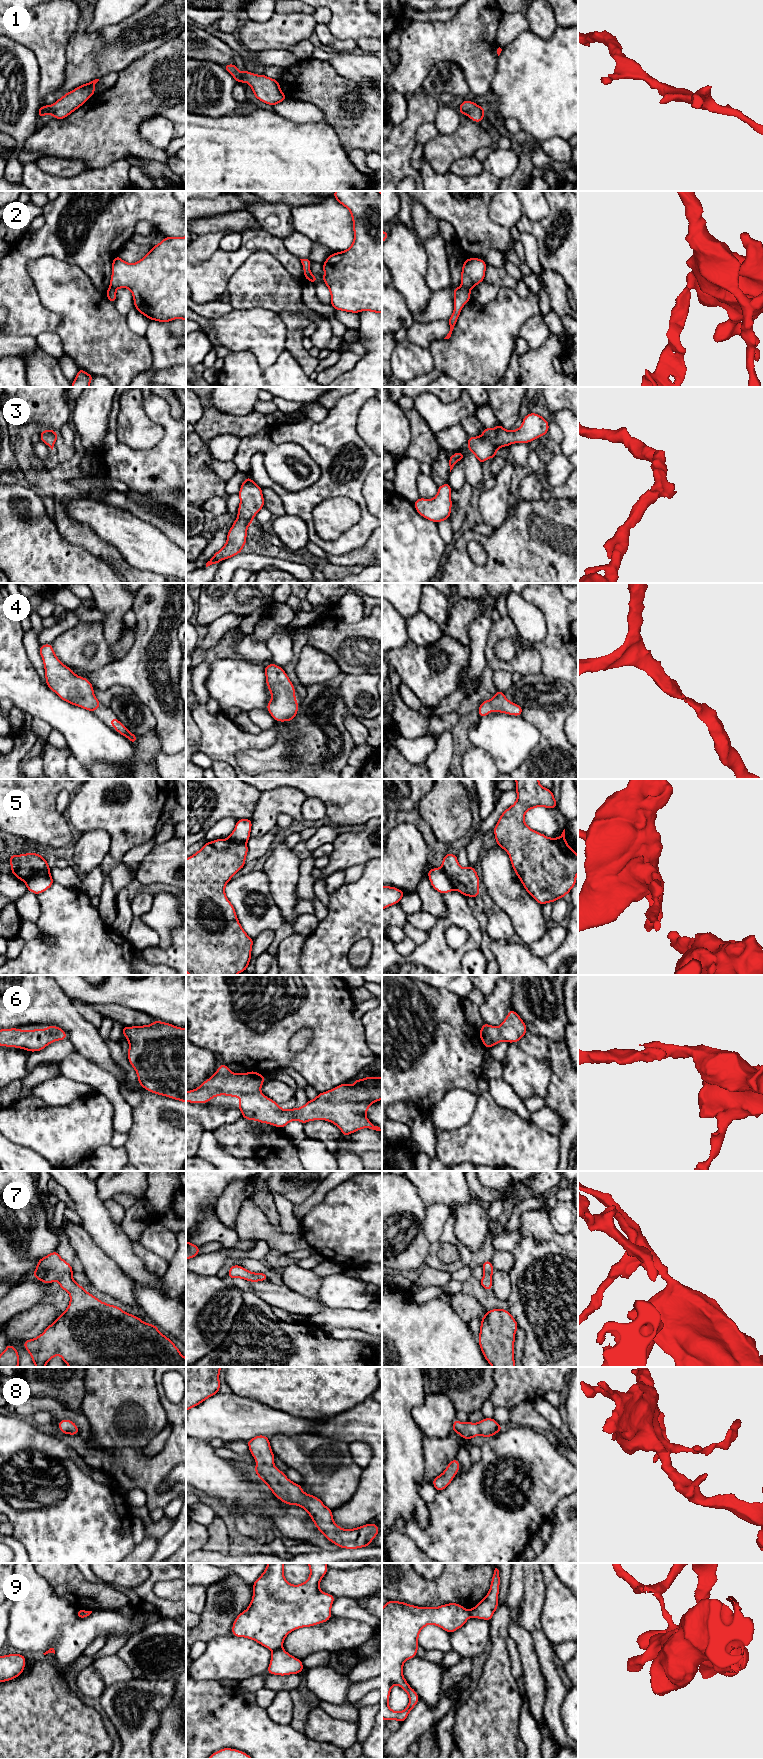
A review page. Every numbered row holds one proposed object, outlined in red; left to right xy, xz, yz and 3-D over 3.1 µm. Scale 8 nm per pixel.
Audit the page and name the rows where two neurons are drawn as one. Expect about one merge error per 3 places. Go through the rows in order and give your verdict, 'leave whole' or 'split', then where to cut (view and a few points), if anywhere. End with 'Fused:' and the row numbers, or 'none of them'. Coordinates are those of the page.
1: leave whole; cut none
2: split; cut yz (462, 285), (469, 290)
3: leave whole; cut none
4: leave whole; cut none
5: split; cut xy (49, 871), (37, 872), (25, 882)
6: leave whole; cut none
7: leave whole; cut none
8: leave whole; cut none
9: split; cut xz (281, 1647), (272, 1651)
Fused: 2, 5, 9

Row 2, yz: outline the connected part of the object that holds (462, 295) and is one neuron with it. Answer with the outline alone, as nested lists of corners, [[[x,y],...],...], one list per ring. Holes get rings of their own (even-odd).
[[[461,286],[459,288],[452,288],[454,293],[454,310],[453,314],[449,318],[450,331],[444,339],[449,339],[451,337],[452,331],[456,325],[457,319],[461,313],[463,306],[470,301],[470,290]]]

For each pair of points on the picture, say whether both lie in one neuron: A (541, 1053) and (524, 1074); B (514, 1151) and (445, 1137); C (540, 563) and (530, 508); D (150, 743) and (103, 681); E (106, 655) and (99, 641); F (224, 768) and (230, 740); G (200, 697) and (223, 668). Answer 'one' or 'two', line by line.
A: two
B: one
C: one
D: two
E: one
F: two
G: two

